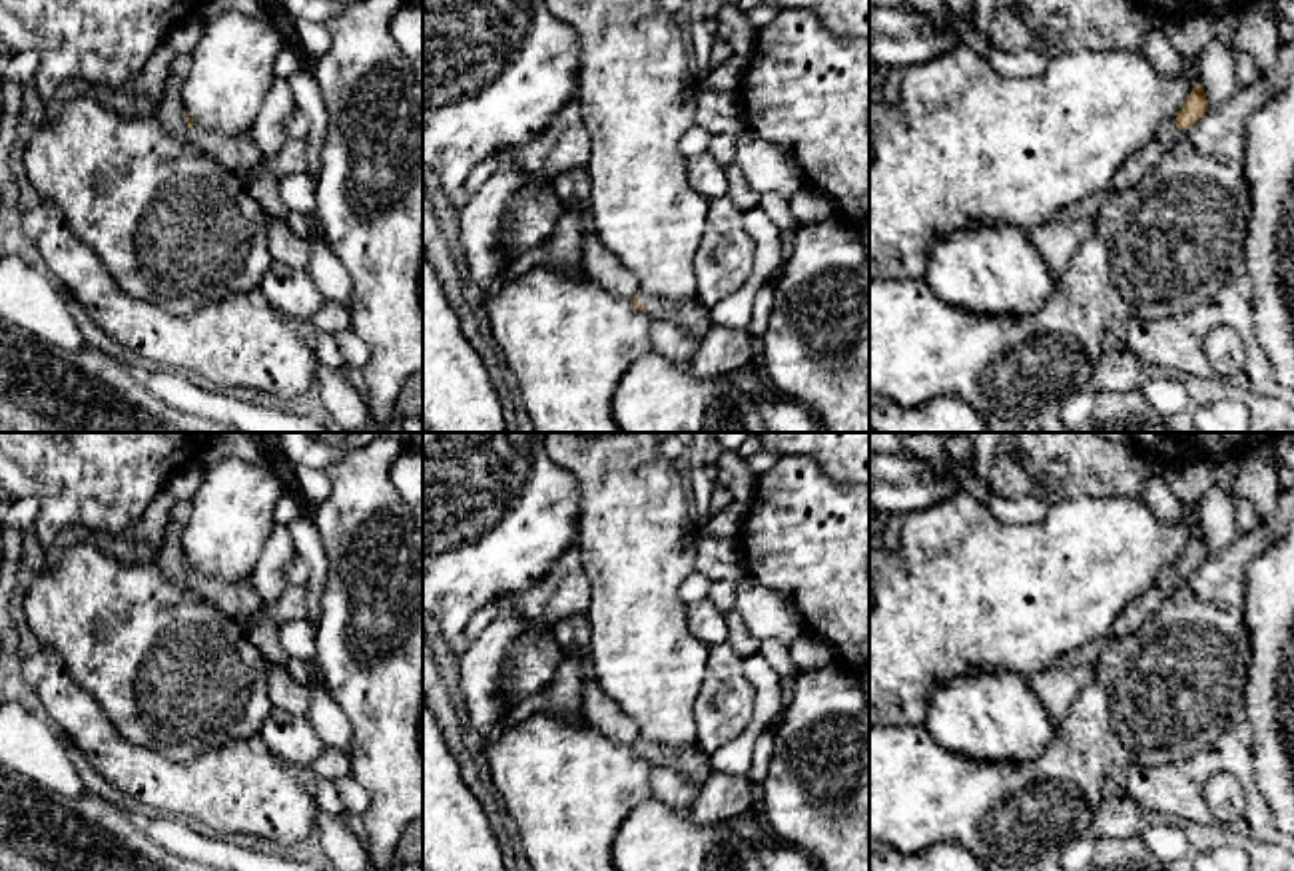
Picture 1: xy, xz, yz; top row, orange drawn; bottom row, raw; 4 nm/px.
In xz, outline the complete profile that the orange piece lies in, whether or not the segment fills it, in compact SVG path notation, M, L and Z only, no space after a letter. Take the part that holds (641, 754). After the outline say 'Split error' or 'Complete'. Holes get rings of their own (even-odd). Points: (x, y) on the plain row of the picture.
M644 737L630 743L634 753L654 765L672 765L688 773L700 787L714 773L710 755L696 743L688 747L670 747Z. Split error

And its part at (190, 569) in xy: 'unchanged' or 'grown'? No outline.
grown

